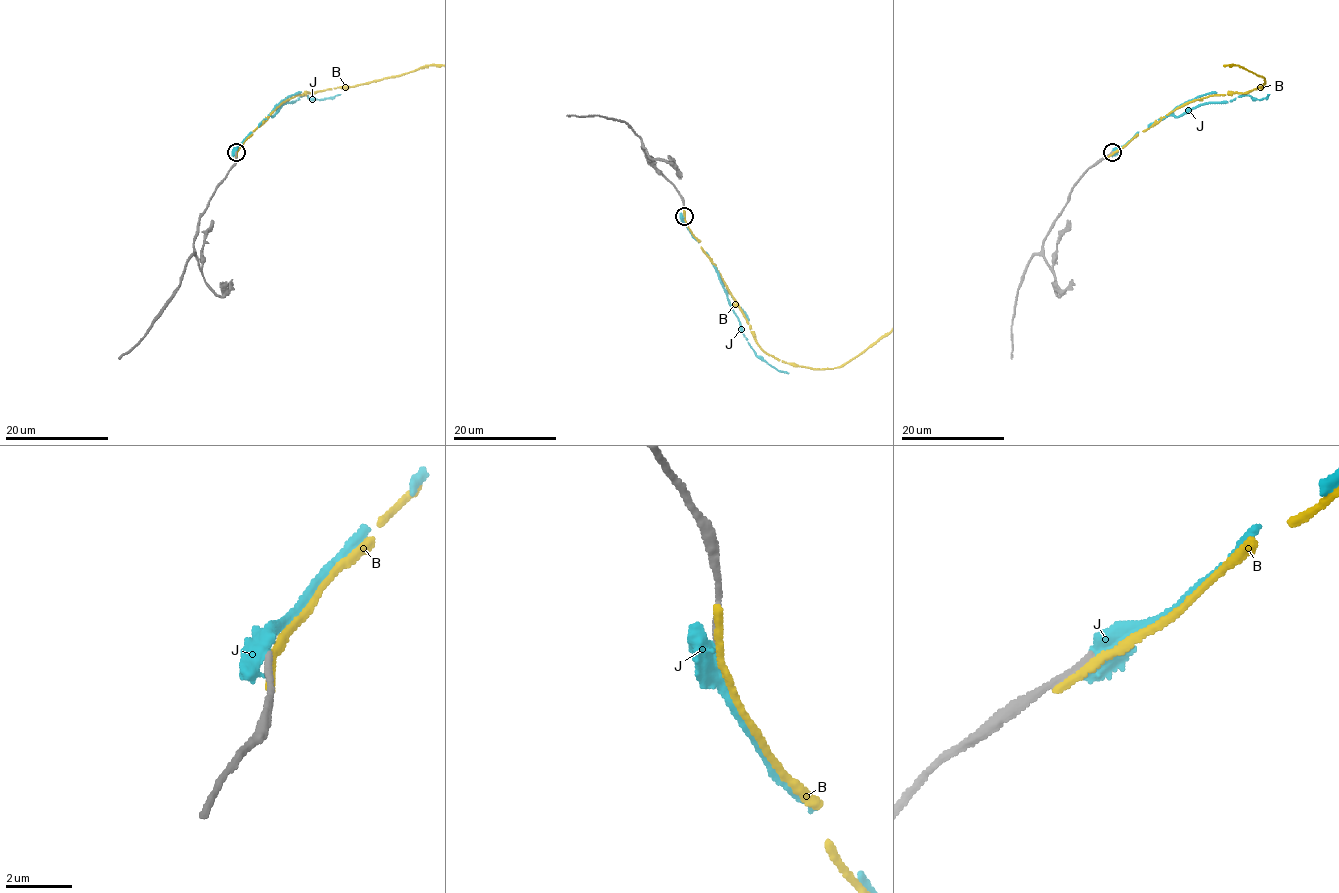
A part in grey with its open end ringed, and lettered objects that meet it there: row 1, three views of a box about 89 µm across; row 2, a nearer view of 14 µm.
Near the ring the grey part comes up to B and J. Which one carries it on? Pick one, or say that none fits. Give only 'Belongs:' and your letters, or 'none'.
Belongs: none

